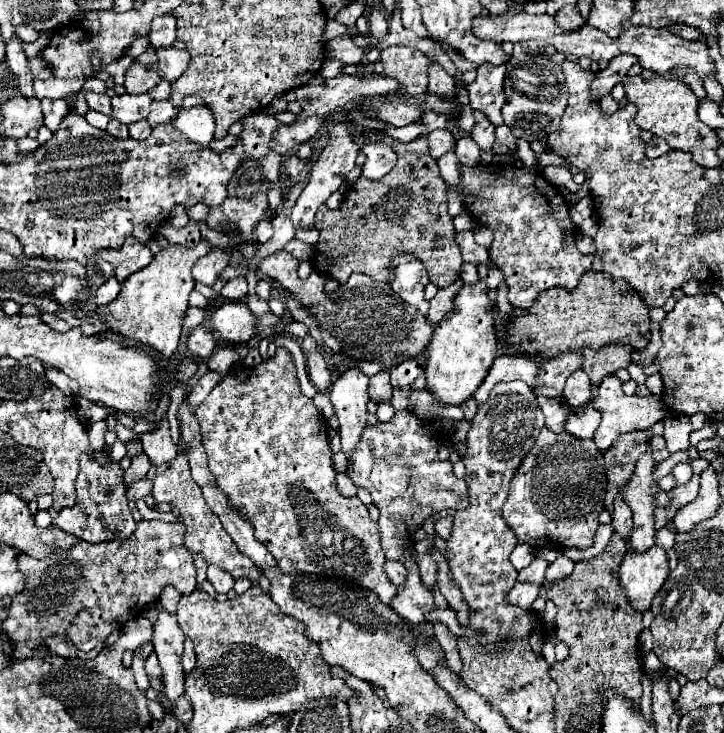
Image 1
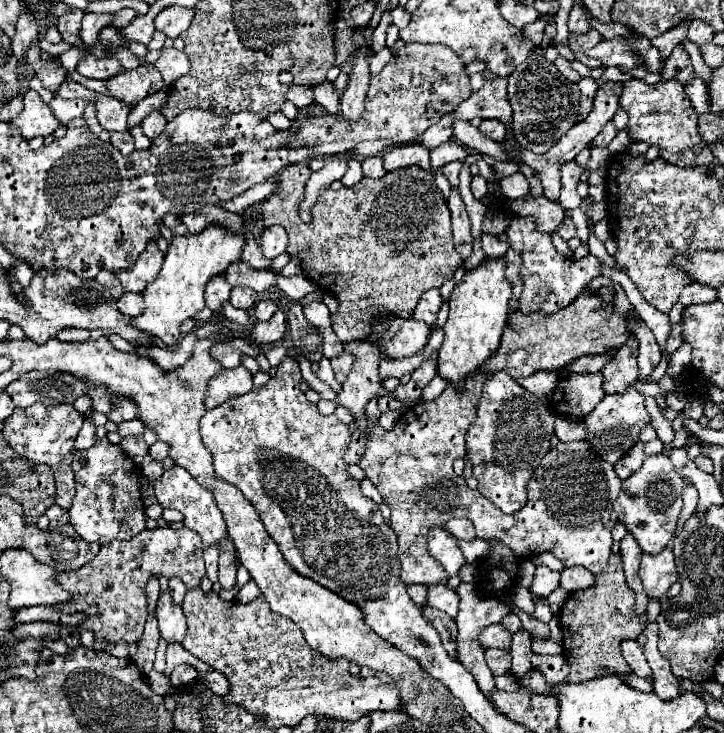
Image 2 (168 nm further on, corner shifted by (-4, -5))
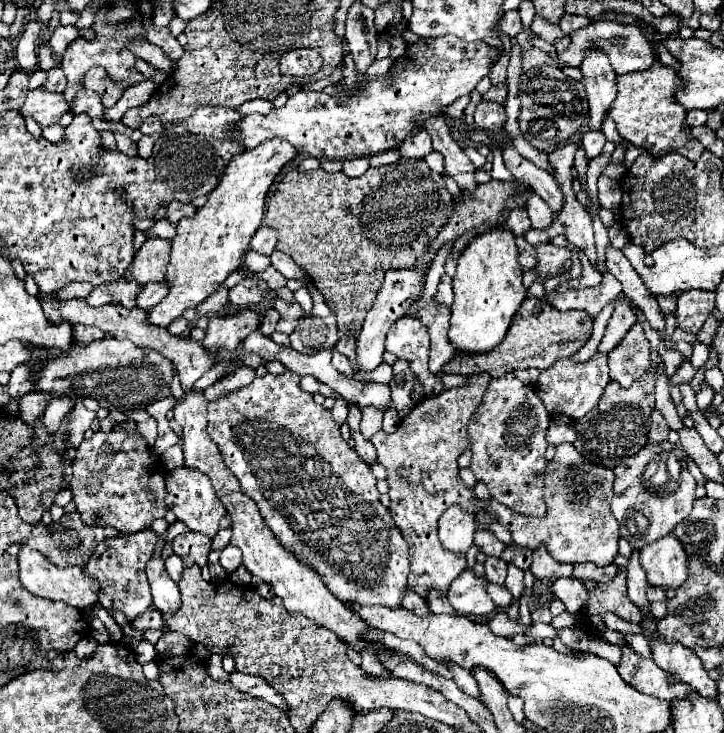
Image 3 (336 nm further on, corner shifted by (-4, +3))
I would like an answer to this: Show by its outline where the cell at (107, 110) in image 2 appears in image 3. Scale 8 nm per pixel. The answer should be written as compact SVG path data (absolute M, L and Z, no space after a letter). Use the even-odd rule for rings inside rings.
M80 90L74 98L74 106L72 106L72 112L84 112L88 114L90 118L100 118L104 120L104 106L100 104L100 96L96 96L96 92L92 90Z

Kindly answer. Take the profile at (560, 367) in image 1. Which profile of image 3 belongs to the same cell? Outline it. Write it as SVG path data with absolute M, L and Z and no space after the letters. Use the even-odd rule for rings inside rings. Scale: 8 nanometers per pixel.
M628 298L616 300L616 310L614 310L614 314L612 314L608 326L606 326L604 338L602 338L600 346L598 346L598 352L600 352L600 354L612 352L612 350L620 344L620 340L624 338L624 334L636 324L636 314L634 314L634 310L628 306L628 302L630 302Z

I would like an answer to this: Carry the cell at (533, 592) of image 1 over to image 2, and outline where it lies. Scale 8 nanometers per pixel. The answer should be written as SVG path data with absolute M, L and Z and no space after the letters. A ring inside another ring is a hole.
M462 582L456 590L460 594L460 612L458 612L458 618L456 618L456 624L458 624L458 660L462 662L462 666L476 678L480 690L484 692L484 696L492 702L492 692L494 692L494 676L490 672L490 668L486 666L486 660L484 660L484 648L482 644L478 642L478 634L490 626L490 624L496 624L500 622L508 612L510 608L504 606L502 602L480 602L476 596L474 596L474 585L470 583Z

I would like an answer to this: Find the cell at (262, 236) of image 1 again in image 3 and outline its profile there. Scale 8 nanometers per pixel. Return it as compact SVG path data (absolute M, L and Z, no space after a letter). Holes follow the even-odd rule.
M262 226L254 234L254 238L250 240L250 248L256 250L256 252L260 252L260 254L270 256L274 252L274 248L276 248L276 240L278 240L276 230L274 228L268 228L268 226Z

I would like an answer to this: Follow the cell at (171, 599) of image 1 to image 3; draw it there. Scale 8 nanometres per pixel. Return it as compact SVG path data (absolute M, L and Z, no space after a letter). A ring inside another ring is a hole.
M172 554L172 556L166 560L166 570L168 570L170 578L172 578L174 582L178 582L178 580L180 580L180 576L182 576L182 570L184 570L182 560L180 560L176 554Z

